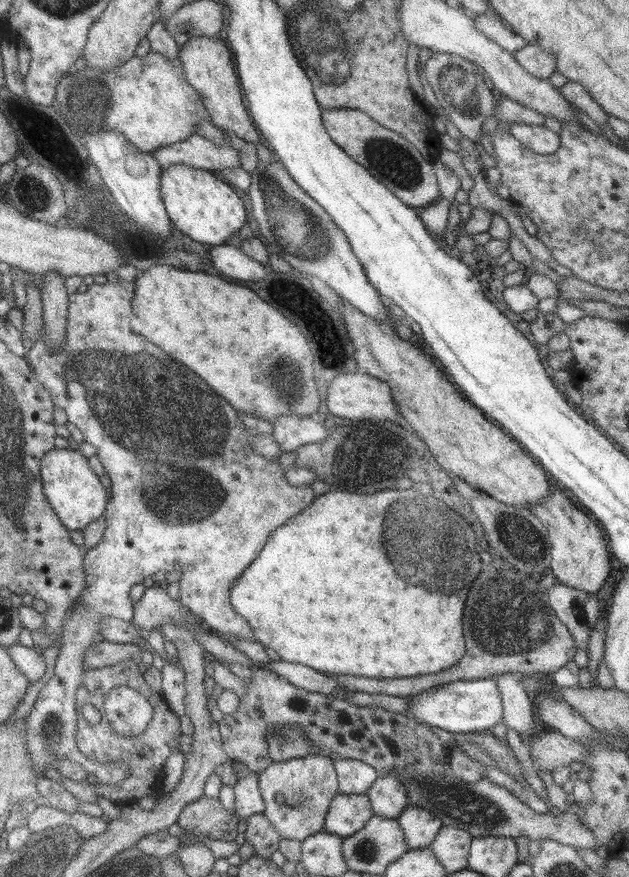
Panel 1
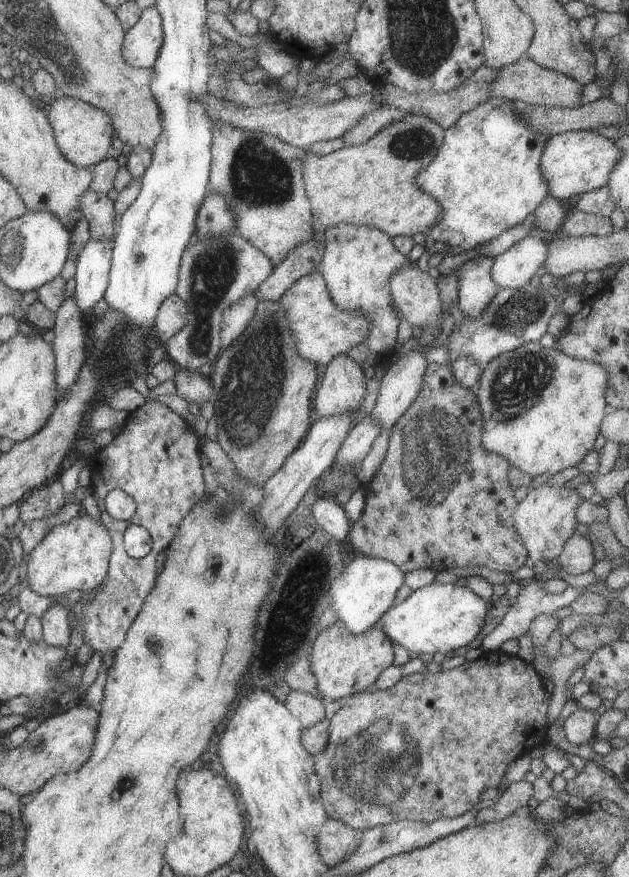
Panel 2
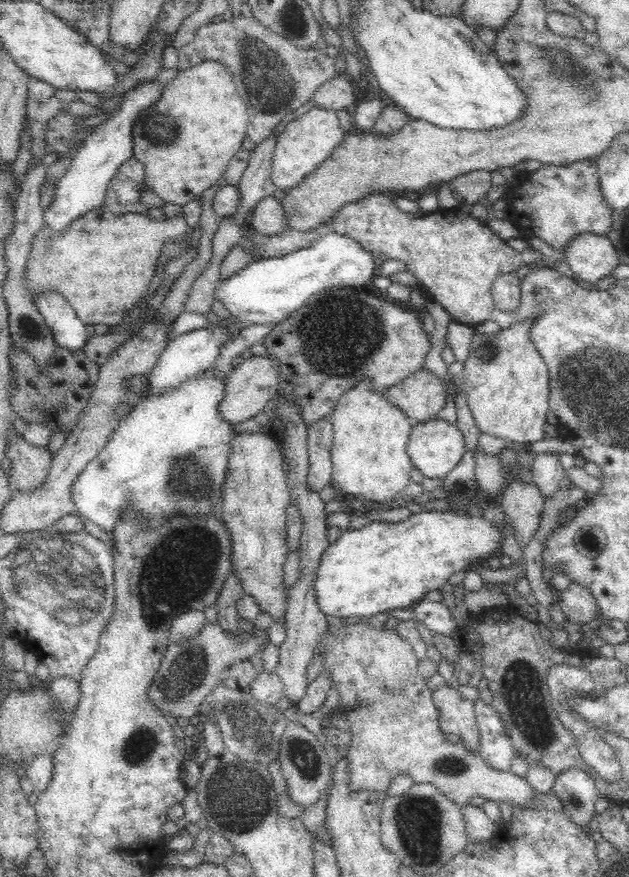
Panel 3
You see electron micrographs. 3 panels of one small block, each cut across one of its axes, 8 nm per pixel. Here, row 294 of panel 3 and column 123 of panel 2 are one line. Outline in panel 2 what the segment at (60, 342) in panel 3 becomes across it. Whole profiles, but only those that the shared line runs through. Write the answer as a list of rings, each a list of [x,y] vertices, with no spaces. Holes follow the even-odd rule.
[[[157,6],[141,12],[139,21],[125,31],[123,59],[134,68],[152,69],[164,40],[163,22]]]

